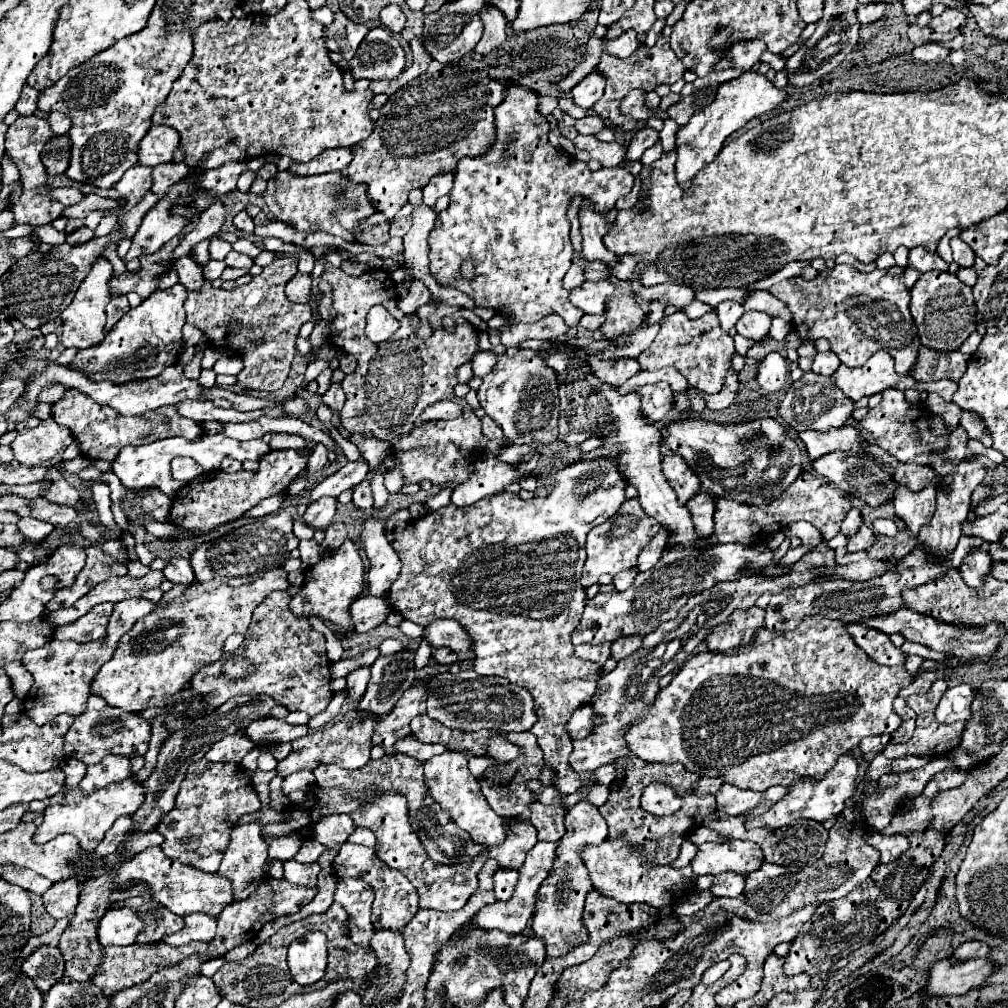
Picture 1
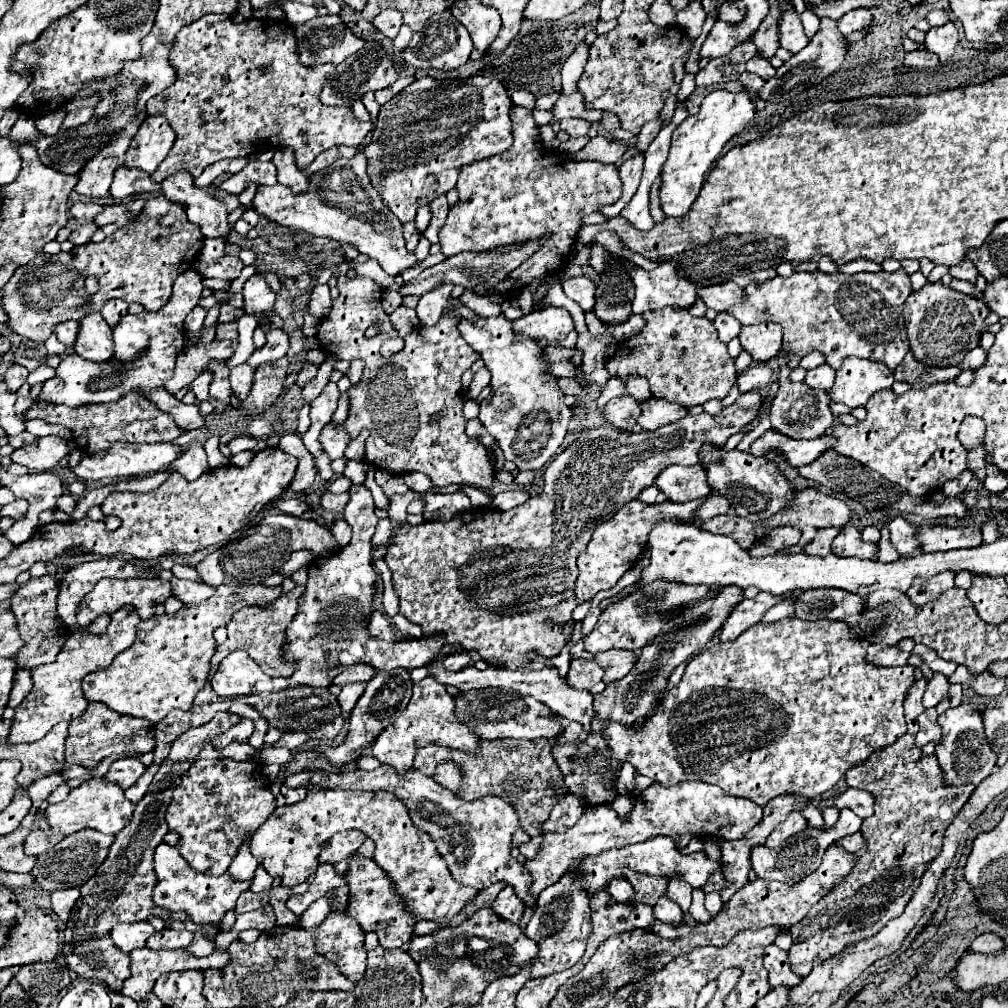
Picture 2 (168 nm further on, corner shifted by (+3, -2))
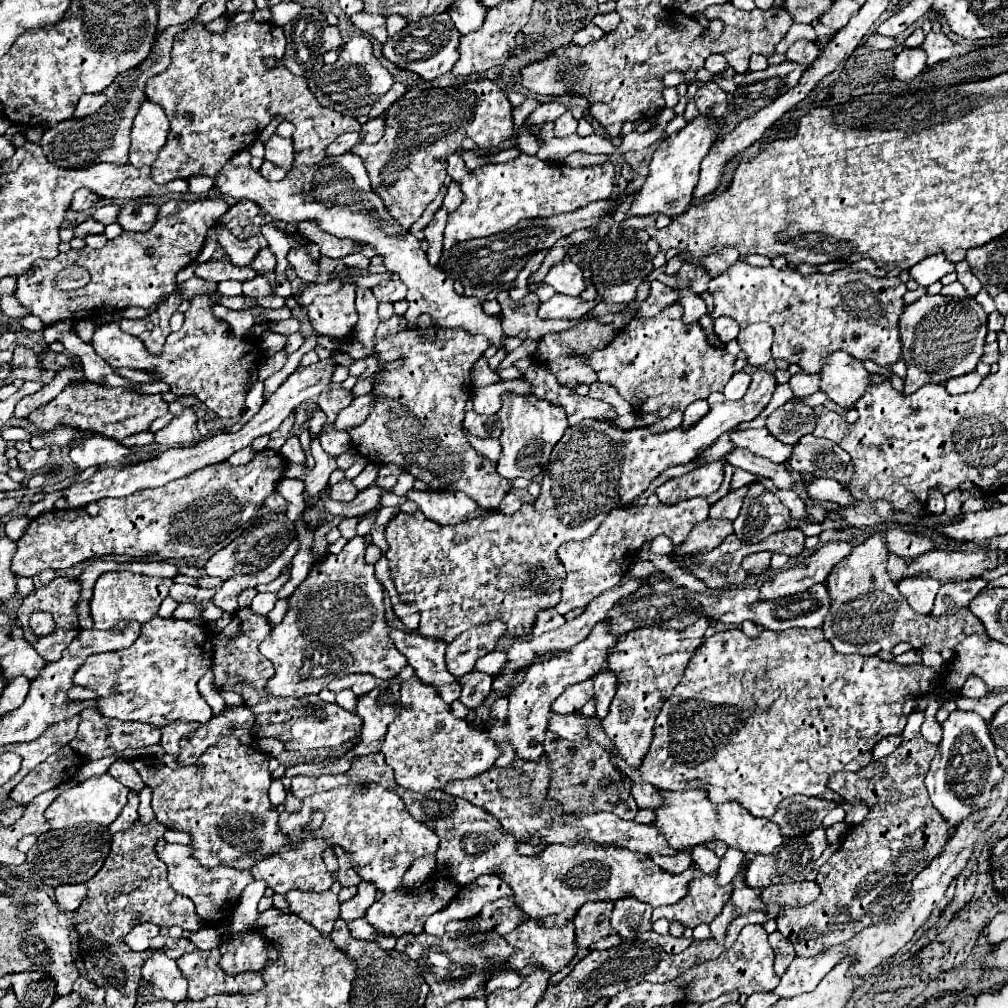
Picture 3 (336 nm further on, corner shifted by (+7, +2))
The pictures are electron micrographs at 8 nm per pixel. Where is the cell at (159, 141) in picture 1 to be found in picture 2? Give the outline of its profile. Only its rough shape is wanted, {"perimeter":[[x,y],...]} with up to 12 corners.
{"perimeter":[[147,116],[125,166],[149,174],[165,160],[175,132],[165,116]]}

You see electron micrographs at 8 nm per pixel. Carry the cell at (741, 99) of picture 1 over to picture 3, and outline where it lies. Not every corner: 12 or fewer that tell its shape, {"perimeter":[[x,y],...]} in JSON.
{"perimeter":[[699,114],[653,154],[633,216],[683,214],[725,118]]}

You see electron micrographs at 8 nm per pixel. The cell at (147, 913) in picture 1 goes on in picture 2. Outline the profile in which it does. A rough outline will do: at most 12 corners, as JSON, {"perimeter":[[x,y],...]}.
{"perimeter":[[165,928],[147,940],[151,950],[187,948],[193,942],[189,930]]}

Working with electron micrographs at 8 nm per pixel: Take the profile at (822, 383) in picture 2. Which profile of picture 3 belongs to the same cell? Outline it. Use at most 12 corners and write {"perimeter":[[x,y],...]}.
{"perimeter":[[799,372],[791,376],[797,398],[819,390],[819,374]]}

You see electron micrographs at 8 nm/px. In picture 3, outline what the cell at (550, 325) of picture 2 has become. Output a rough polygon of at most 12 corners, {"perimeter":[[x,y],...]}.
{"perimeter":[[555,294],[539,306],[539,318],[577,320],[595,302]]}

